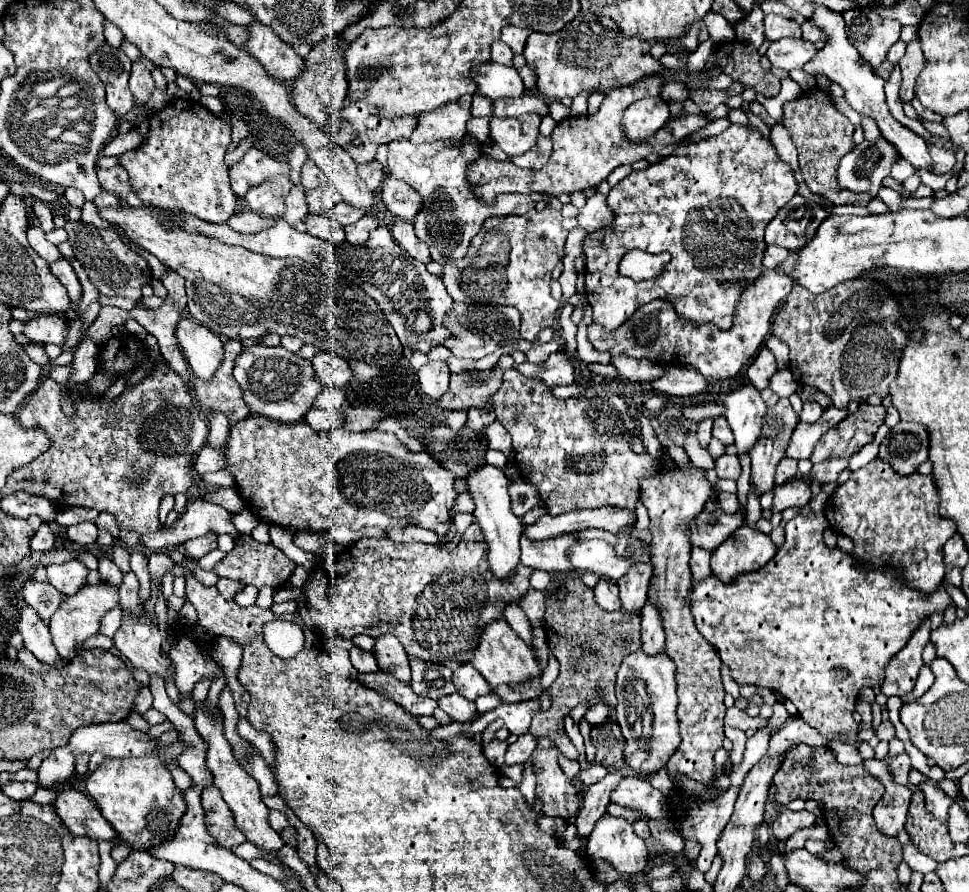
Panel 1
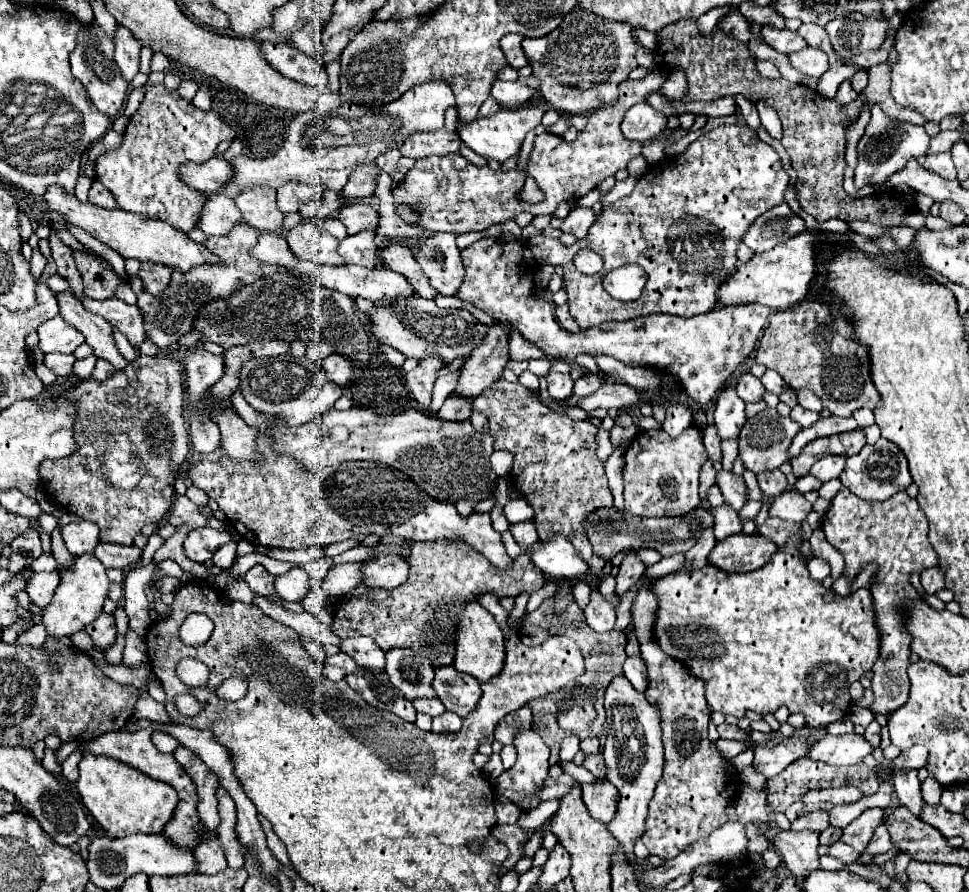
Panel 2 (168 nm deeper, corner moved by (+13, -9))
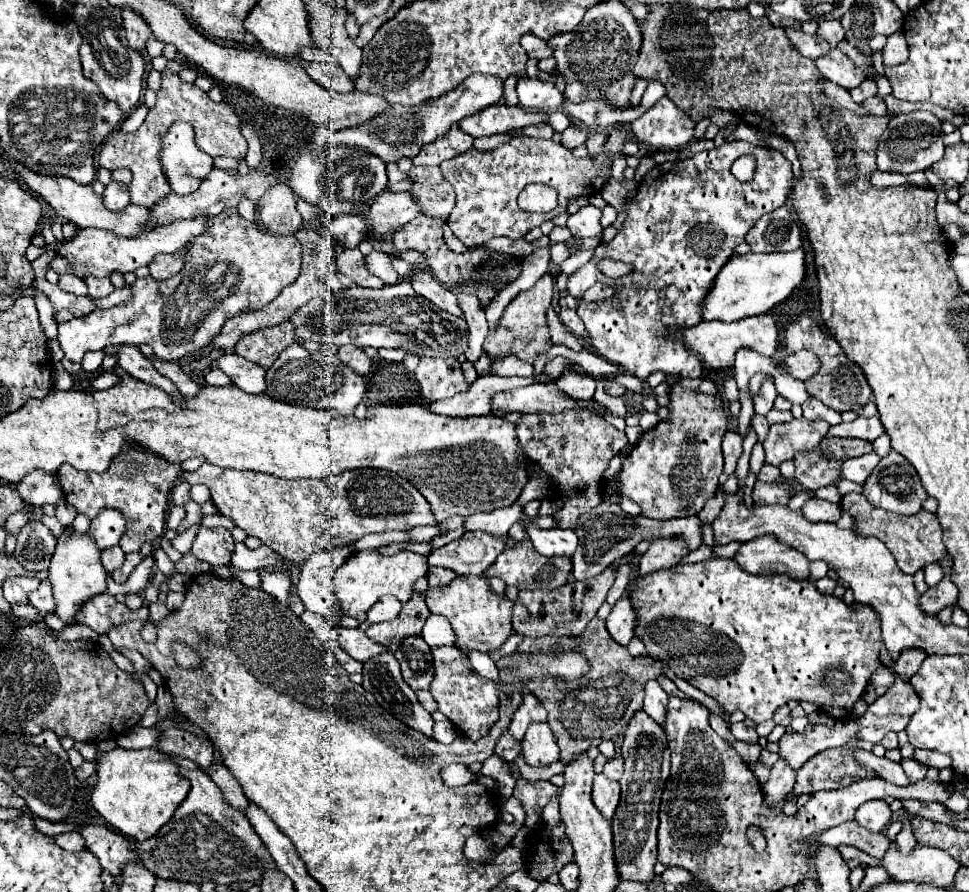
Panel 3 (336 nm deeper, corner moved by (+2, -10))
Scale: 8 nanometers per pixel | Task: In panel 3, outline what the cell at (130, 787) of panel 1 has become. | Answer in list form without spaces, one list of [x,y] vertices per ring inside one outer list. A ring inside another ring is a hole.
[[[117,747],[105,753],[97,765],[99,781],[91,793],[93,809],[123,835],[137,841],[153,837],[175,813],[189,793],[189,781],[179,775],[179,765],[171,755],[147,749]]]

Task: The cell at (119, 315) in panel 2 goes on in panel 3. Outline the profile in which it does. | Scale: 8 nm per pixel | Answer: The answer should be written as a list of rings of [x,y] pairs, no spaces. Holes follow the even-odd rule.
[[[47,249],[39,259],[31,261],[31,267],[35,273],[35,287],[51,301],[51,305],[55,309],[55,321],[63,323],[63,321],[69,321],[73,317],[81,317],[81,315],[91,313],[93,305],[89,301],[89,297],[75,297],[71,293],[61,291],[59,287],[47,283],[45,265],[49,265],[53,257],[55,257],[55,251]]]

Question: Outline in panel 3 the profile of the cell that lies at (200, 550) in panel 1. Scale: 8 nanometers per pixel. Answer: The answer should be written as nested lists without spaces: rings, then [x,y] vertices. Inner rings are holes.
[[[199,527],[191,553],[197,559],[207,561],[211,567],[227,565],[231,561],[231,553],[233,553],[231,533],[223,527],[217,527],[217,529]]]

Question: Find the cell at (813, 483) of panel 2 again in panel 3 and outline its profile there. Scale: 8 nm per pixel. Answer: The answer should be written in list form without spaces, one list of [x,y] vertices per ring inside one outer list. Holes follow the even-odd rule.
[[[891,451],[887,457],[881,459],[881,463],[873,469],[873,475],[865,481],[863,489],[865,497],[869,499],[869,503],[873,503],[873,507],[881,507],[899,515],[915,515],[917,511],[921,511],[921,503],[927,499],[927,493],[919,481],[919,475],[915,473],[915,467],[897,451]]]

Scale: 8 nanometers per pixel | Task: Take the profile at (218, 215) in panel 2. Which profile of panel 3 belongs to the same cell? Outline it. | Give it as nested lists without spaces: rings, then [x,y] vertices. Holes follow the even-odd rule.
[[[201,217],[201,219],[183,219],[177,223],[171,223],[169,227],[157,227],[139,237],[119,237],[119,235],[115,235],[111,231],[103,231],[103,229],[79,229],[79,233],[71,241],[67,241],[59,247],[59,253],[53,259],[51,269],[59,275],[69,273],[79,279],[85,279],[89,275],[111,277],[115,271],[129,273],[129,271],[135,271],[137,267],[147,265],[159,253],[177,251],[179,247],[189,243],[195,235],[201,235],[201,231],[205,231],[205,227],[207,227],[207,219]]]

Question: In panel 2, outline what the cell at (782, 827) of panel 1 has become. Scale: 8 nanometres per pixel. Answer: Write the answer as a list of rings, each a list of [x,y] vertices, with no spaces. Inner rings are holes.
[[[780,830],[772,836],[772,850],[778,852],[786,864],[786,868],[796,876],[806,876],[810,870],[820,868],[818,866],[818,832],[814,830]]]

